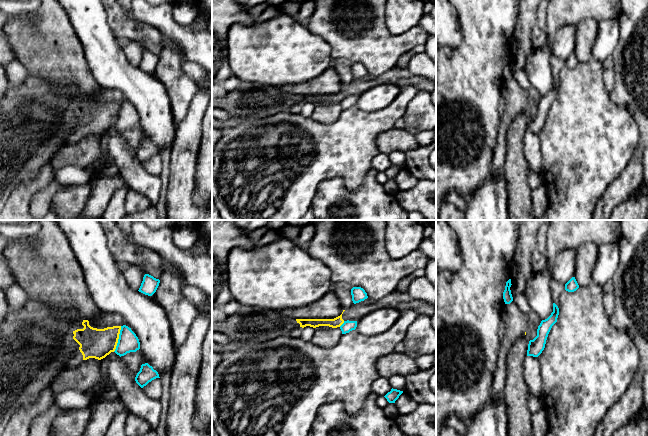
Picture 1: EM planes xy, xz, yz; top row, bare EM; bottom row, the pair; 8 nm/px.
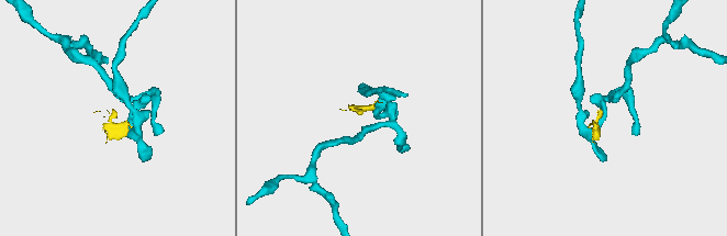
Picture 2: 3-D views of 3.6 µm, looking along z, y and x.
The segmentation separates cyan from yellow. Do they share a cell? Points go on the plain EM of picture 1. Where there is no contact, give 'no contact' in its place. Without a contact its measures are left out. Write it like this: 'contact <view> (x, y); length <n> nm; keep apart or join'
contact xy (118, 115); length 220 nm; keep apart

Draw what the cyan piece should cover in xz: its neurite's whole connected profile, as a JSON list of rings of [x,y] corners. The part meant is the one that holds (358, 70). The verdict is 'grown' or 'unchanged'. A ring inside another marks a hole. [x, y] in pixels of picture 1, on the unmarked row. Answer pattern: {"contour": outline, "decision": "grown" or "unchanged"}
{"contour": [[[353,63],[351,65],[352,77],[354,80],[364,77],[368,74],[367,69],[361,63]]], "decision": "unchanged"}

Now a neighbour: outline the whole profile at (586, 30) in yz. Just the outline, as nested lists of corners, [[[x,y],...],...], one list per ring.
[[[586,19],[575,24],[576,51],[579,63],[586,63],[592,58],[592,48],[596,40],[598,22]]]

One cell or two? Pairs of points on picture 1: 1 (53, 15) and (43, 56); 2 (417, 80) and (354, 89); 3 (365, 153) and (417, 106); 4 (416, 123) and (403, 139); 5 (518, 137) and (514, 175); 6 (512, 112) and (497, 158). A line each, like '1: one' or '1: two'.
1: one
2: one
3: two
4: two
5: one
6: one

